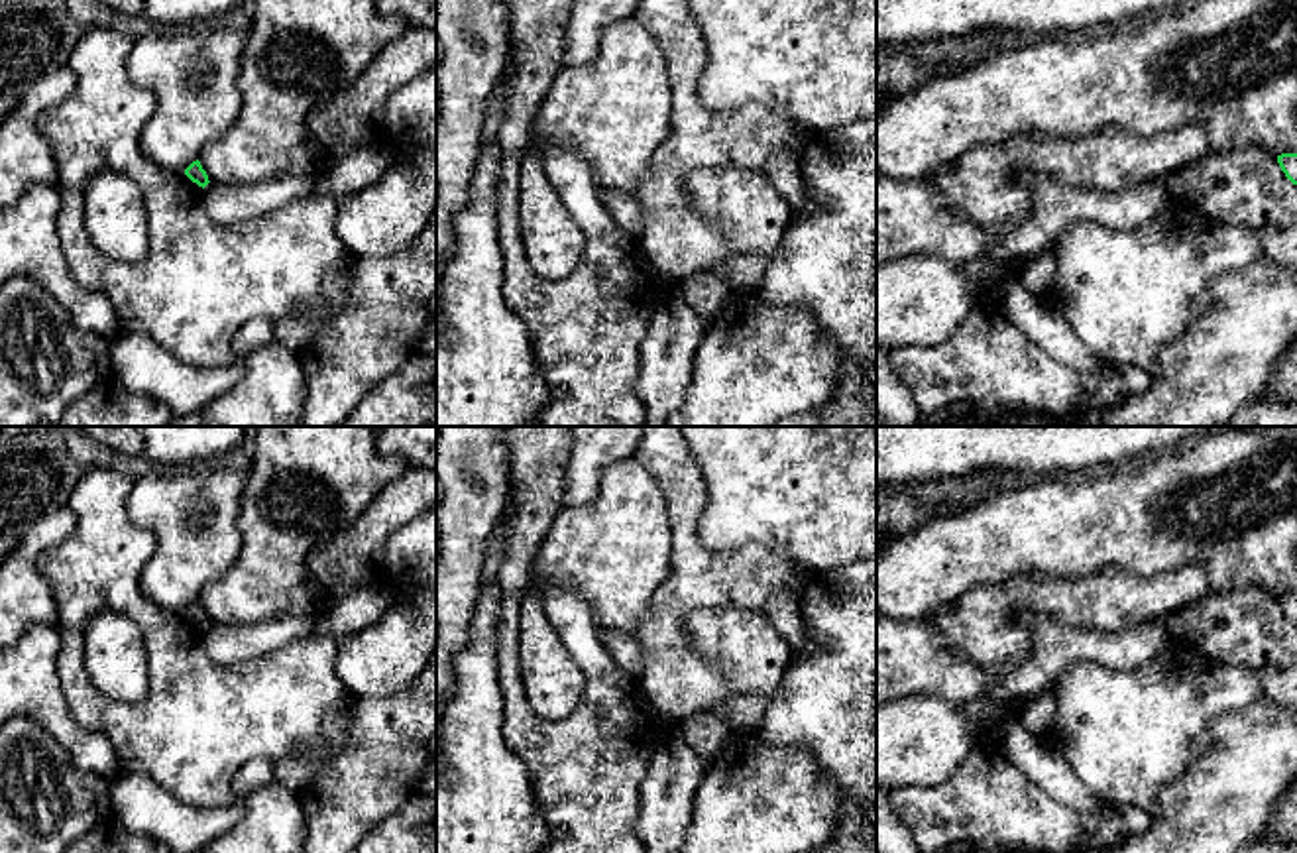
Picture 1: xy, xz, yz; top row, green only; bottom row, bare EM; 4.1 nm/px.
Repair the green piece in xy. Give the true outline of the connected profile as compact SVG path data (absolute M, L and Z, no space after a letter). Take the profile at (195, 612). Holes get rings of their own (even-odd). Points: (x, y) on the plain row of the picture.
M206 464L177 476L141 476L134 480L126 499L132 521L149 529L157 540L155 552L140 576L140 590L159 607L185 613L202 629L210 623L198 601L202 588L224 576L240 556L242 533L238 519L246 480L246 472Z

